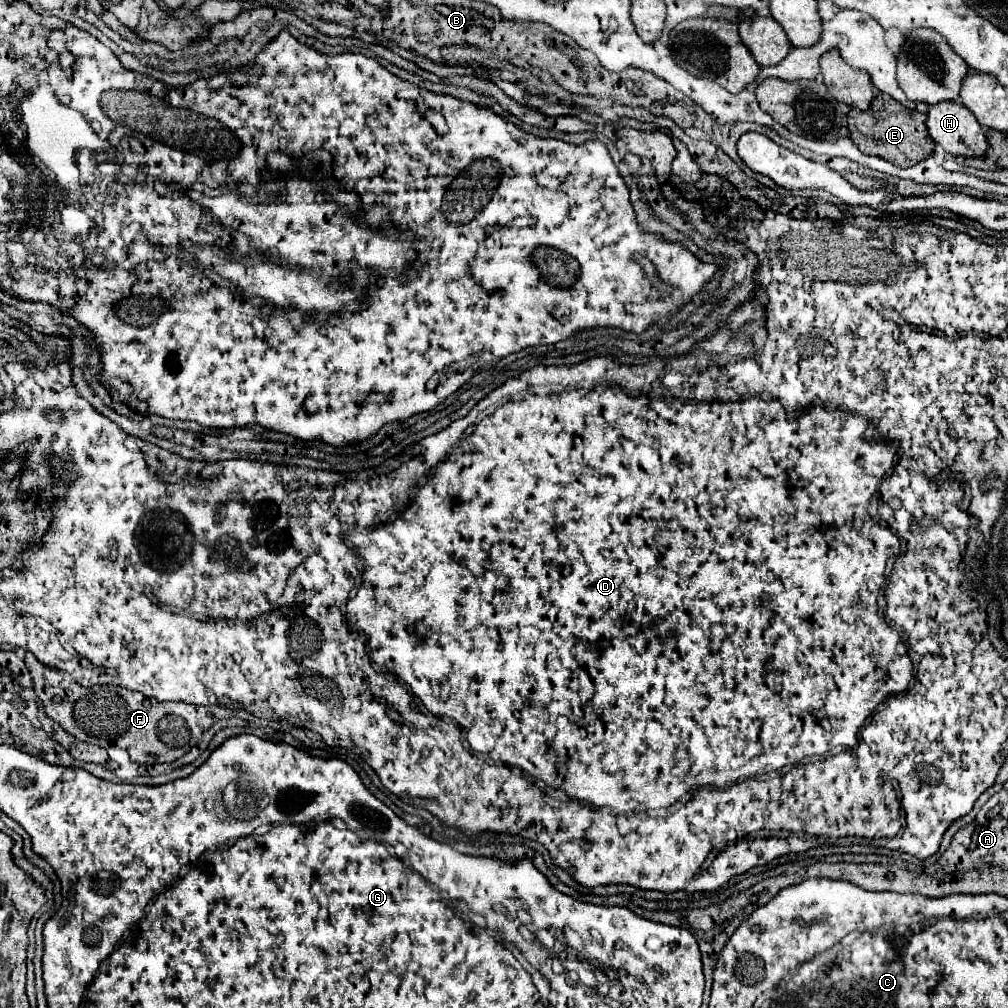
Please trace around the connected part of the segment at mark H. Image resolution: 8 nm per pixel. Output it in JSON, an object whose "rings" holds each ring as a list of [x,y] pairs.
{"rings":[[[957,101],[931,105],[927,111],[927,129],[933,141],[951,155],[983,157],[987,151],[985,129],[975,121],[973,113]]]}

